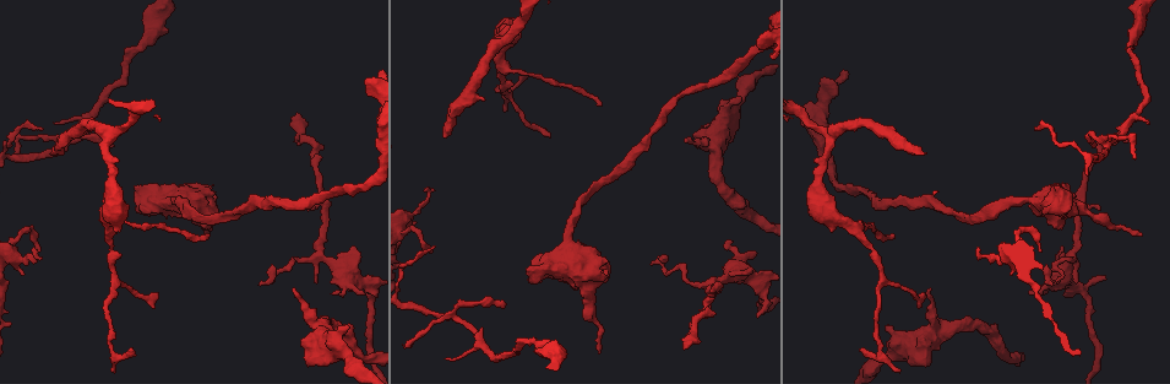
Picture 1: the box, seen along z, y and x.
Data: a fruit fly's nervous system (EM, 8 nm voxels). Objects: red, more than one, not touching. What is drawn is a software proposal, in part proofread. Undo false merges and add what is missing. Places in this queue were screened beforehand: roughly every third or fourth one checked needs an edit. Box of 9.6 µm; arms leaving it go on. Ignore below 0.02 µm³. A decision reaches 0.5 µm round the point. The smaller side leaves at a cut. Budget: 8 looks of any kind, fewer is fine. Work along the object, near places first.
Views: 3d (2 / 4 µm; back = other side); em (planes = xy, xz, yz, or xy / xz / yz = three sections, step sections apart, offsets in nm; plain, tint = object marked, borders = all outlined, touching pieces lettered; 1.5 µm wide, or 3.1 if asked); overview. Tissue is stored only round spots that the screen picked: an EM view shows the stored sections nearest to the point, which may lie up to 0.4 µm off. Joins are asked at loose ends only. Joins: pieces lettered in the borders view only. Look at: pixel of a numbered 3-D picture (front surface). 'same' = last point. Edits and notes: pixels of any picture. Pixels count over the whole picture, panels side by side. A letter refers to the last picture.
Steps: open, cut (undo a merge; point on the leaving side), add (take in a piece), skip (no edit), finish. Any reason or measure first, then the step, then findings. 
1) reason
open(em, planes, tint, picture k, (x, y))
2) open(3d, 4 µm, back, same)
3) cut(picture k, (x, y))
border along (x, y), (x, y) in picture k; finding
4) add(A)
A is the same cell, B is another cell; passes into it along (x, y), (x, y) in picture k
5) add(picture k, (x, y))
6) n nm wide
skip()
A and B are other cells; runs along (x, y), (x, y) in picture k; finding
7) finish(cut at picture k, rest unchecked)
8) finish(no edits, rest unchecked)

branch stops here
open(em, xy, step 4, tint, picture 1, (888, 324))

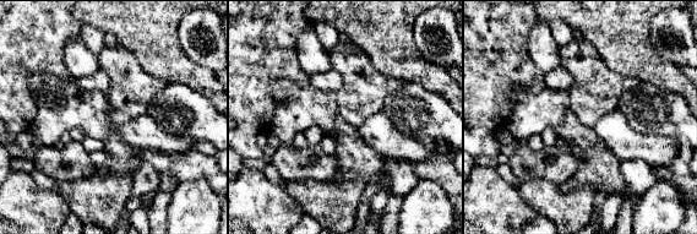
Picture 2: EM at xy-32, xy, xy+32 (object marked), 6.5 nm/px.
cut it another way
open(em, yz, step 4, borders, same)

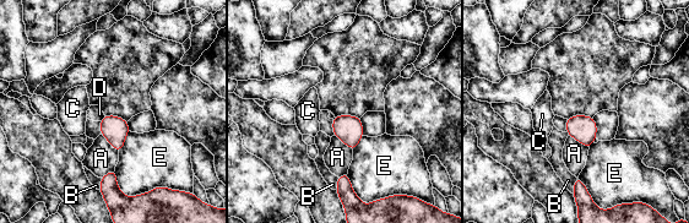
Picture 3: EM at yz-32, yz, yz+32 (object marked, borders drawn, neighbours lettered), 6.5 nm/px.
skip()
A, B, C, D and E are other cells; border along (104, 115), (98, 120) in picture 3; none of them fits

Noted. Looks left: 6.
branch stops here
open(3d, 4 µm, picture 1, (684, 140))

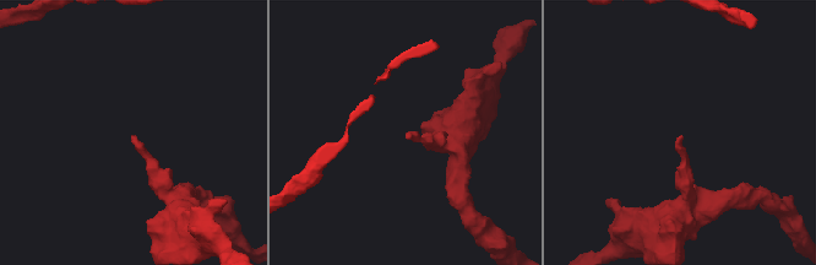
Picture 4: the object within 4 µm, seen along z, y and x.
shape alone is not enough
open(em, planes, borders, picture 4, (407, 138))

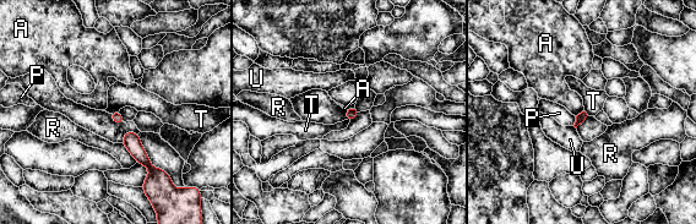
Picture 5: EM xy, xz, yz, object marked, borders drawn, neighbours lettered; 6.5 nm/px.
skip()
A, P, R, T and U are other cells; border along (119, 109), (109, 113) in picture 5; no lettered piece goes on from it

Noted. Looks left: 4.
free end
open(em, planes, tint, picture 1, (756, 316))

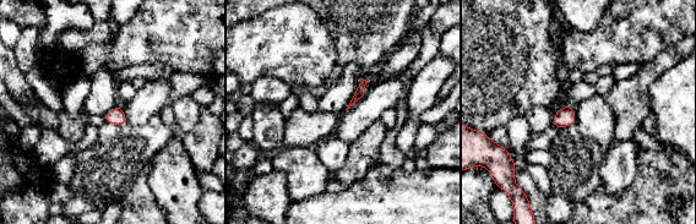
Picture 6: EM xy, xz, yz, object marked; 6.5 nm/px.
open(em, planes, borders, same)

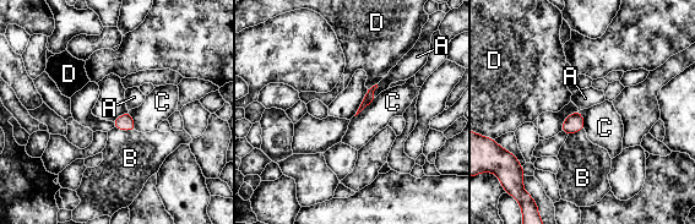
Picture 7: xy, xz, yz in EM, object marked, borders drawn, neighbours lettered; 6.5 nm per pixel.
C touches over 180 nm
skip()
A, B, C and D are other cells; none of them fits

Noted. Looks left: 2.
finish(no edits, rest unchecked)

